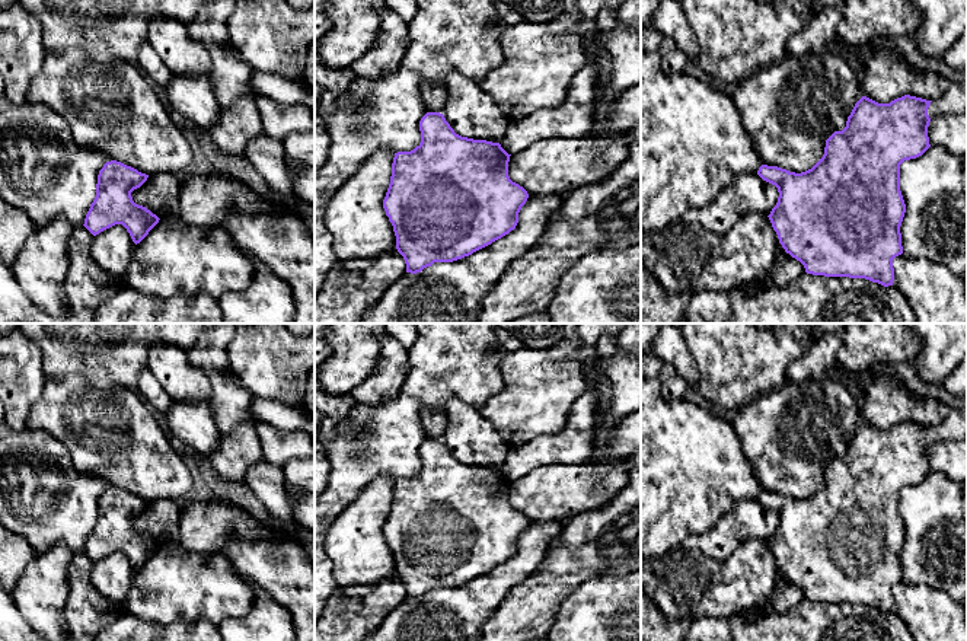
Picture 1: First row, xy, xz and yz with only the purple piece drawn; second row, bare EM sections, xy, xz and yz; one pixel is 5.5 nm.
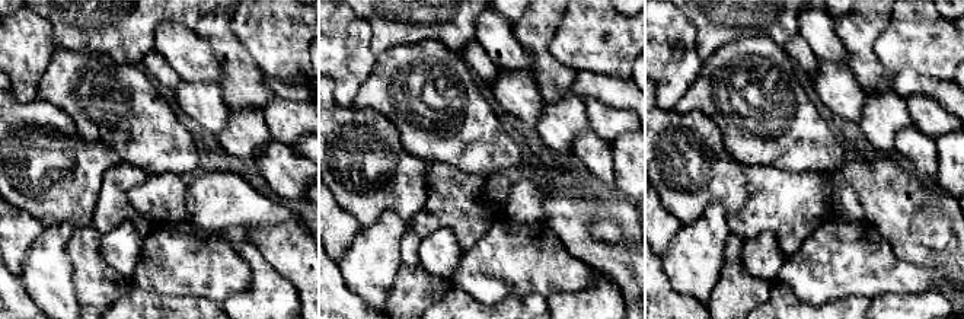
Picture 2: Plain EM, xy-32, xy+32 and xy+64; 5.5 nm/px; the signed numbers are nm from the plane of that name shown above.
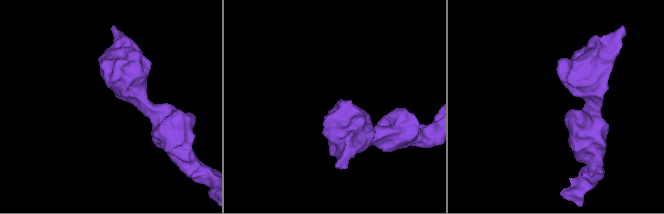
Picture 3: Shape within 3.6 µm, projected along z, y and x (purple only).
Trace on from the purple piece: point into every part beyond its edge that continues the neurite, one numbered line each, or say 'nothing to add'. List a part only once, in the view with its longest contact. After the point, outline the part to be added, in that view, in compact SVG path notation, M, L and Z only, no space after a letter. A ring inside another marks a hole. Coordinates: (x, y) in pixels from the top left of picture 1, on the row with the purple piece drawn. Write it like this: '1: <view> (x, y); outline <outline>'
1: yz (954, 101); outline M967 76L960 77L948 92L934 99L928 108L929 118L963 112L967 112Z

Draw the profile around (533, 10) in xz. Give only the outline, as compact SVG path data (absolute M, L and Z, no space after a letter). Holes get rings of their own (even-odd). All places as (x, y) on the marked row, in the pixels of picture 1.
M501 0L505 3L514 19L524 19L532 23L552 22L569 10L569 0Z

